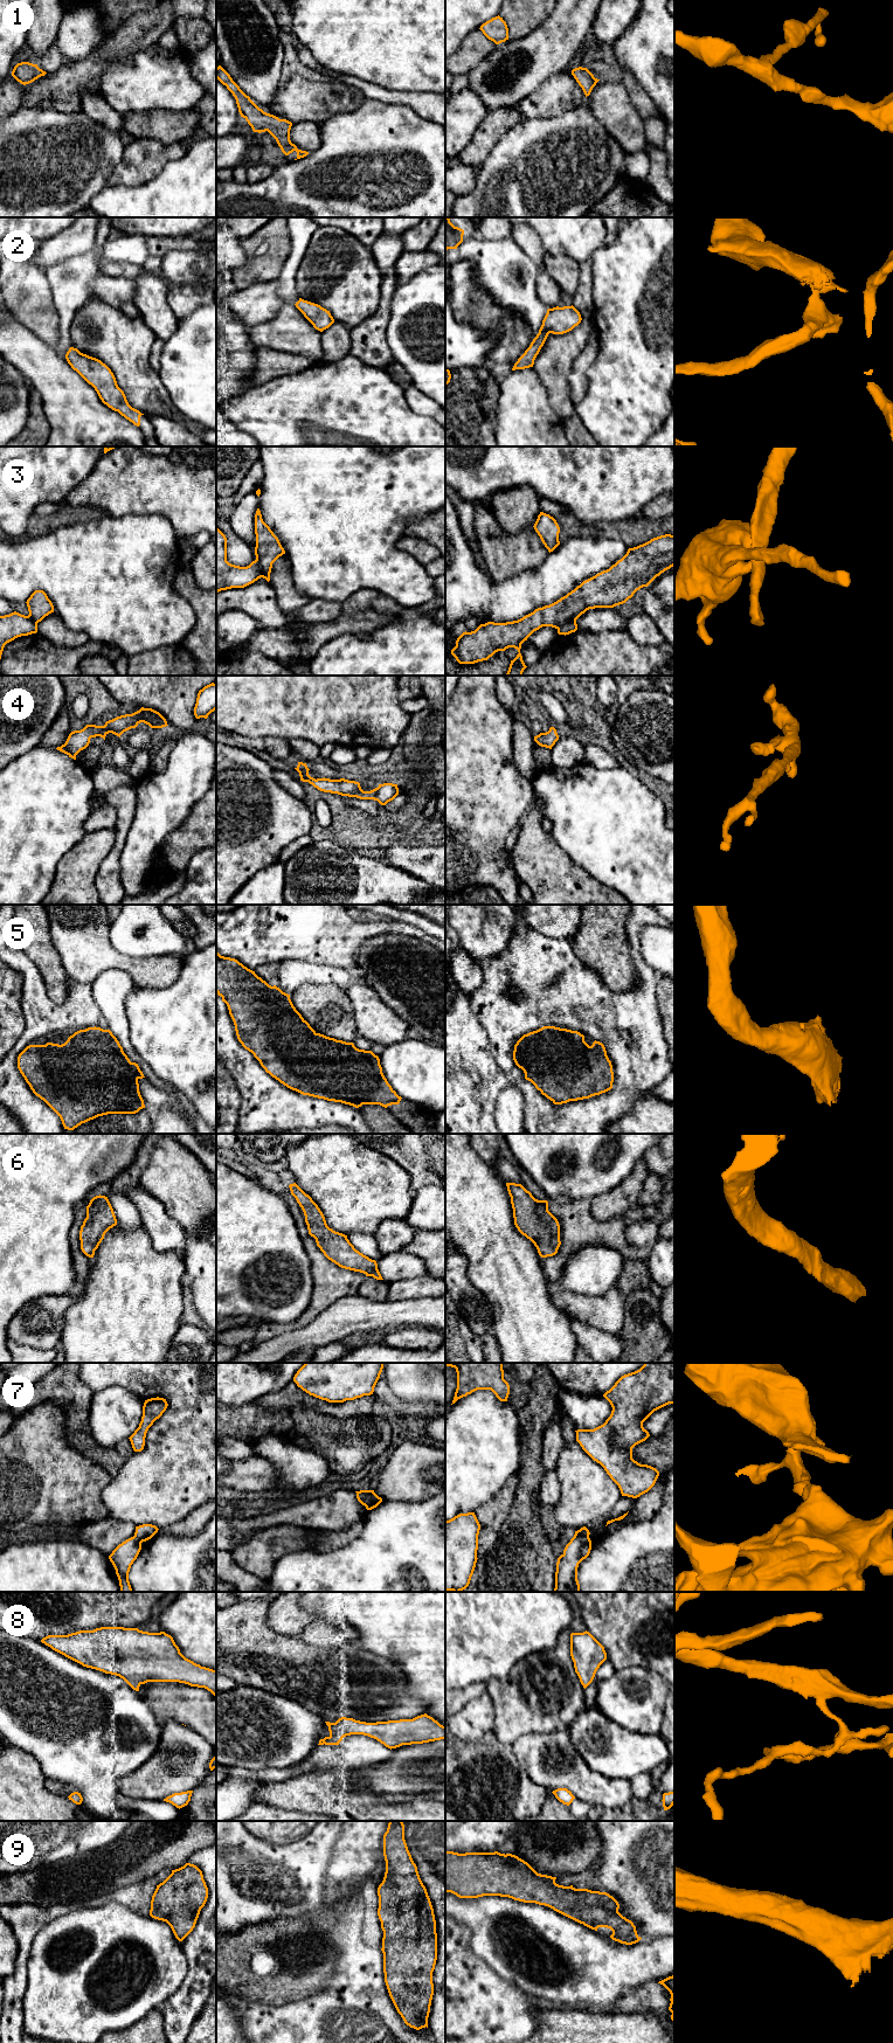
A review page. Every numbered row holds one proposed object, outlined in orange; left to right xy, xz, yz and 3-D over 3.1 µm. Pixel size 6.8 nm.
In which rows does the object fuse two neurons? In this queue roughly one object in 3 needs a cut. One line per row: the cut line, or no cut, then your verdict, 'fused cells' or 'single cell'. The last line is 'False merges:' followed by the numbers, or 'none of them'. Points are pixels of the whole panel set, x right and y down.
1: cut none; single cell
2: cut none; single cell
3: cut yz (575, 620), (566, 620), (556, 628); fused cells
4: cut none; single cell
5: cut none; single cell
6: cut none; single cell
7: cut xz (373, 1491), (364, 1504); fused cells
8: cut none; single cell
9: cut none; single cell
False merges: 3, 7

